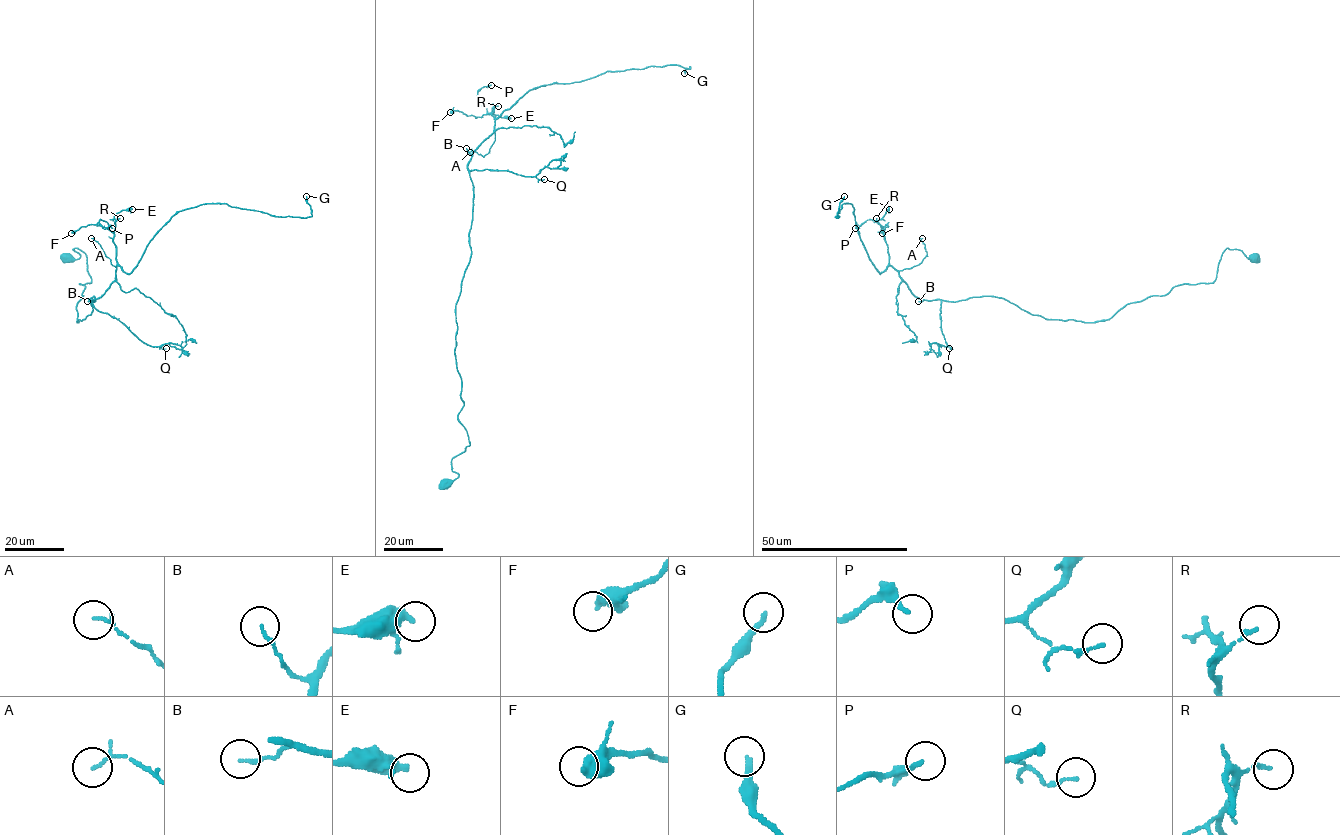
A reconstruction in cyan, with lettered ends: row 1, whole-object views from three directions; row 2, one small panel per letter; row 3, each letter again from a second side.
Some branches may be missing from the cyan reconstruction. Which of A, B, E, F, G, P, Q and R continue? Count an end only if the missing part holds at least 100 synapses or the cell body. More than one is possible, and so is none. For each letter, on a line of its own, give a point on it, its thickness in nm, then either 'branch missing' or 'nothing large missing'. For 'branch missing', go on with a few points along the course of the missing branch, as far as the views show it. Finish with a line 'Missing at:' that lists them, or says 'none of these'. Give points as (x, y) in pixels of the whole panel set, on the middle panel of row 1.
A: (470, 152) | 70 nm | nothing large missing
B: (466, 148) | 120 nm | nothing large missing
E: (511, 118) | 260 nm | nothing large missing
F: (450, 112) | 550 nm | nothing large missing
G: (684, 73) | 190 nm | branch missing
P: (491, 85) | 170 nm | nothing large missing
Q: (544, 179) | 110 nm | nothing large missing
R: (498, 106) | 110 nm | nothing large missing
Missing at: G

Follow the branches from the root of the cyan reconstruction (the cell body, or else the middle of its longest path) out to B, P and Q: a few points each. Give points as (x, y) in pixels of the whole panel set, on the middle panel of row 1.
B: (446, 484), (458, 475), (451, 460), (470, 445), (458, 418), (455, 356), (456, 304), (471, 253), (466, 148)
P: (446, 484), (470, 445), (456, 304), (471, 253), (467, 163), (495, 119), (478, 91), (491, 85)
Q: (446, 484), (470, 445), (455, 356), (470, 172), (544, 179)

